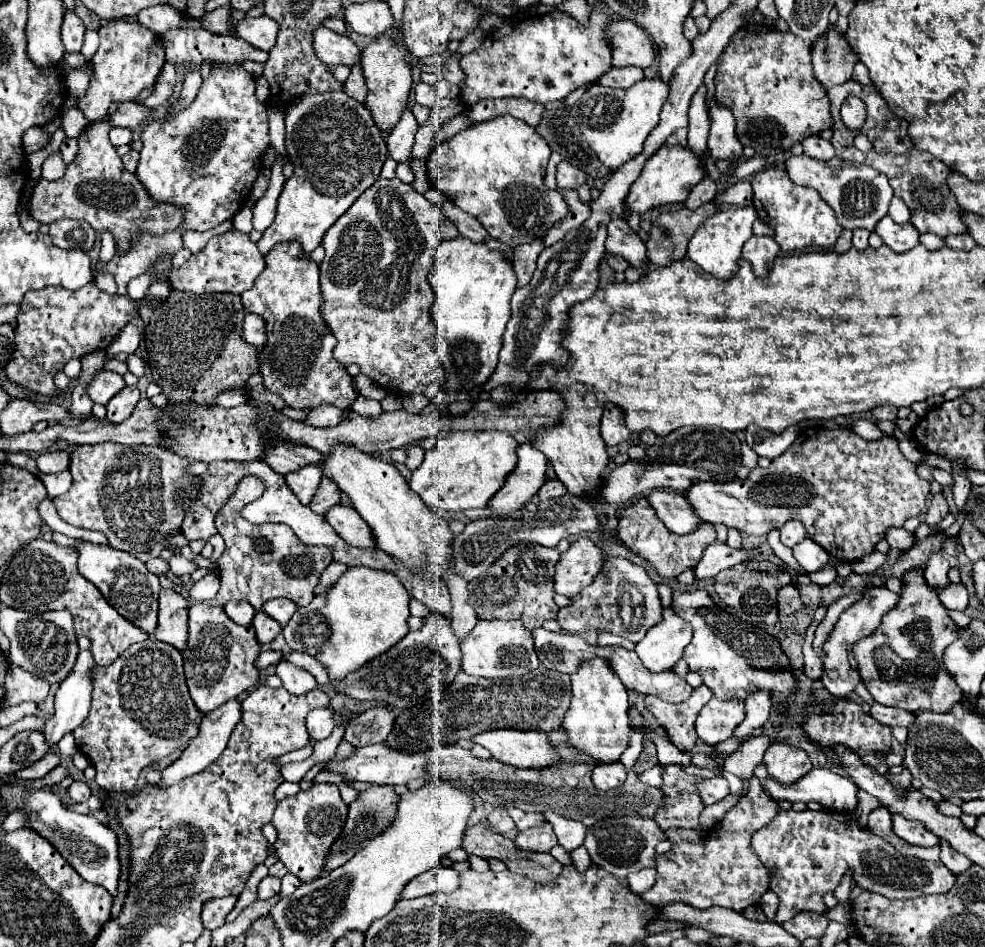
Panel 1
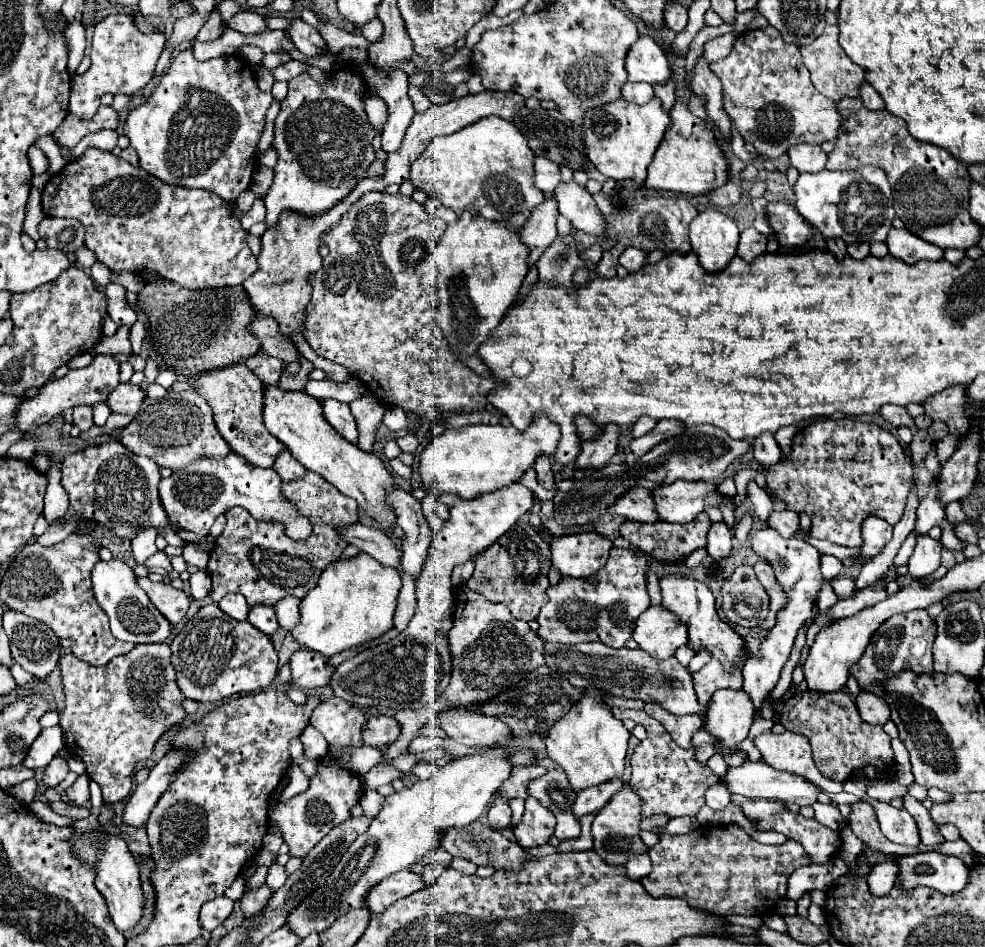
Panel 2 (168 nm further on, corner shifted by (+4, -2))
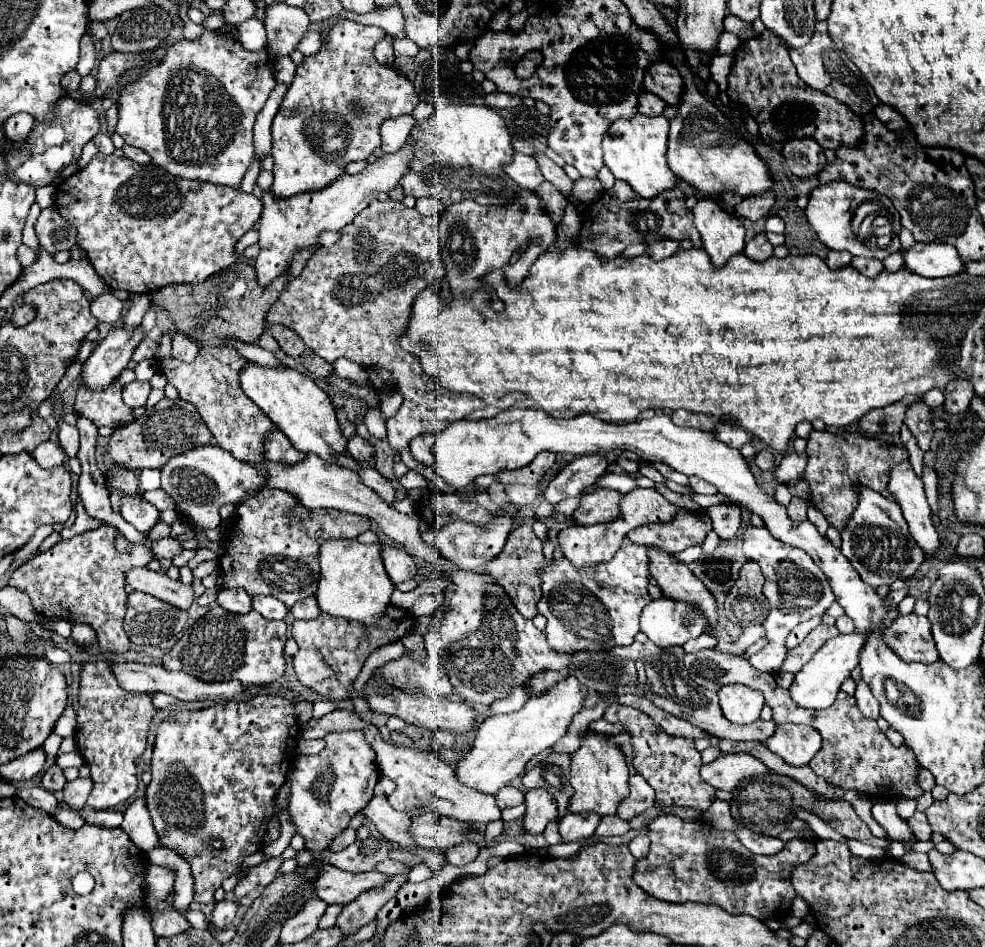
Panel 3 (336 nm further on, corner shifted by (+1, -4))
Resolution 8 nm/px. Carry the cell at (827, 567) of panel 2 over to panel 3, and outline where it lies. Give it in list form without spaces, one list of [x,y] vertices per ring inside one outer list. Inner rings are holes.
[[[810,505],[810,507],[808,507],[808,519],[818,527],[818,531],[820,531],[822,535],[826,533],[828,521],[826,521],[826,517],[820,513],[820,509],[816,509],[816,505]]]

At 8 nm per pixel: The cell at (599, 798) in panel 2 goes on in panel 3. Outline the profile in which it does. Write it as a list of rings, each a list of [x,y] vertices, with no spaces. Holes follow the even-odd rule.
[[[566,813],[562,823],[560,823],[562,843],[572,843],[572,841],[592,837],[598,823],[600,823],[600,817],[596,813],[582,813],[582,815]]]

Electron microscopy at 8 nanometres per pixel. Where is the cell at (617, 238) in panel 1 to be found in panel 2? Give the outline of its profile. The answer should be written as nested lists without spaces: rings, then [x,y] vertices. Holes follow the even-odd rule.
[[[575,181],[559,183],[555,189],[555,197],[559,201],[559,213],[571,221],[573,229],[597,237],[609,235],[603,213],[599,211],[593,197],[585,191],[583,185],[577,185]]]

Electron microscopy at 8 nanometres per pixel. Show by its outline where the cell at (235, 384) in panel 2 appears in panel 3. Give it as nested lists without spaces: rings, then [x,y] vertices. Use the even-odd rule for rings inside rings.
[[[202,347],[192,363],[178,361],[174,357],[156,361],[158,373],[168,379],[170,385],[174,385],[180,393],[180,399],[192,403],[206,427],[212,431],[216,443],[232,453],[240,461],[260,461],[264,457],[264,435],[274,429],[272,421],[264,417],[264,413],[244,395],[238,381],[238,371],[248,361],[236,353],[232,347]]]

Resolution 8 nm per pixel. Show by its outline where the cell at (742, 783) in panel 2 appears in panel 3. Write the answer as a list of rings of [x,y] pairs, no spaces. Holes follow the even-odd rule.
[[[734,753],[734,755],[720,755],[716,761],[702,765],[700,777],[716,789],[734,791],[744,779],[768,775],[770,771],[762,761],[748,753]]]

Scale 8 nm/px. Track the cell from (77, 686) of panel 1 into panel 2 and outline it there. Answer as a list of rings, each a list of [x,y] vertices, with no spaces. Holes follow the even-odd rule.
[[[53,725],[41,731],[41,735],[33,741],[23,765],[31,767],[31,769],[43,769],[49,765],[49,761],[55,757],[57,751],[61,751],[65,747],[65,739],[63,739],[63,731],[61,725]]]

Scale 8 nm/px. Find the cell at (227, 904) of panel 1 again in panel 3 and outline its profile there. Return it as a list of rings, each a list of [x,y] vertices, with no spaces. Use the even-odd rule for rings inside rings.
[[[220,901],[217,902],[215,909],[212,913],[210,922],[217,928],[223,929],[225,925],[232,923],[236,916],[238,905],[234,901]]]

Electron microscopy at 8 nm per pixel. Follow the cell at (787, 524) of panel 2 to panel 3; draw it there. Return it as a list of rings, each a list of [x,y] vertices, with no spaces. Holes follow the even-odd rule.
[[[792,499],[790,505],[788,505],[788,515],[790,515],[790,519],[794,519],[794,521],[806,521],[806,507],[808,507],[806,501],[802,501],[802,499]]]

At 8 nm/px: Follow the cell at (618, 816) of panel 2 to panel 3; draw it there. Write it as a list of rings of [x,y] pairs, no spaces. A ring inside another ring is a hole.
[[[634,773],[628,777],[628,785],[630,785],[630,795],[618,805],[618,811],[616,811],[616,815],[622,821],[630,821],[634,815],[654,805],[654,789],[644,781],[644,777]]]

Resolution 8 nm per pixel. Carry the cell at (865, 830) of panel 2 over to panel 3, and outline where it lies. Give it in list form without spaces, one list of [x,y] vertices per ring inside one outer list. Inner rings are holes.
[[[776,777],[778,781],[782,781],[784,785],[788,785],[794,791],[794,807],[796,809],[806,809],[810,813],[814,813],[816,817],[820,817],[822,821],[830,823],[832,829],[836,829],[842,837],[846,839],[856,839],[868,845],[876,845],[876,847],[886,847],[890,841],[888,839],[878,839],[870,833],[868,825],[854,813],[852,805],[846,801],[832,801],[832,799],[822,799],[822,797],[814,797],[804,785],[796,783],[790,777]]]

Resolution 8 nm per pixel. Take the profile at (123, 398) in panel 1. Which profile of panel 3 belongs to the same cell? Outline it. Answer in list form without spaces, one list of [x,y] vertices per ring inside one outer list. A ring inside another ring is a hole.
[[[132,381],[130,385],[124,387],[122,399],[128,407],[142,407],[146,405],[148,393],[150,393],[150,381]]]

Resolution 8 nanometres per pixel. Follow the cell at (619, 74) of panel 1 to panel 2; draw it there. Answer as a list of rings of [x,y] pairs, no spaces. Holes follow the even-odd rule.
[[[627,81],[621,89],[621,97],[633,103],[647,103],[653,97],[653,87],[649,83],[631,83]]]

